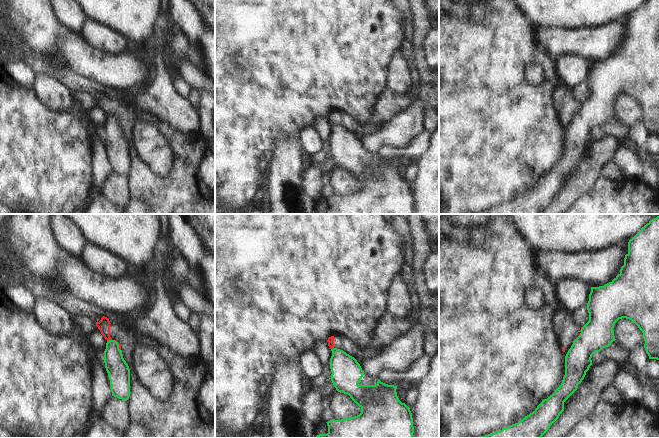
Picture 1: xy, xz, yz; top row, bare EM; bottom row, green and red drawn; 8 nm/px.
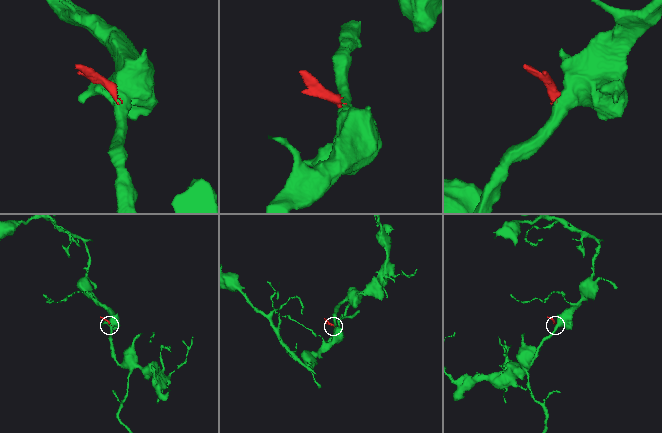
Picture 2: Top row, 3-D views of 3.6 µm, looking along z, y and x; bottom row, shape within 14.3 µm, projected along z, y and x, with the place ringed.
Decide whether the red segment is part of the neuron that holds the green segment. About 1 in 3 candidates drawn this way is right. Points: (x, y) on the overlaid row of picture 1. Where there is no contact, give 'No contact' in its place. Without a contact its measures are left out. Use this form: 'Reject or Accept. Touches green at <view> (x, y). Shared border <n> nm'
Reject. Touches green at xy (109, 340). Shared border 40 nm.

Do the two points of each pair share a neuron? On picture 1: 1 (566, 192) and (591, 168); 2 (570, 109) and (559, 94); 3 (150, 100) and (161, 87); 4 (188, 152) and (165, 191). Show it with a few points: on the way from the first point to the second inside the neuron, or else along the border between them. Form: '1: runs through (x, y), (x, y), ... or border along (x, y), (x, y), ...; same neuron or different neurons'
1: runs through (572, 187), (585, 174); same neuron
2: runs through (566, 105), (563, 98); same neuron
3: runs through (153, 97), (160, 90); same neuron
4: runs through (186, 162), (184, 172), (175, 181); same neuron

